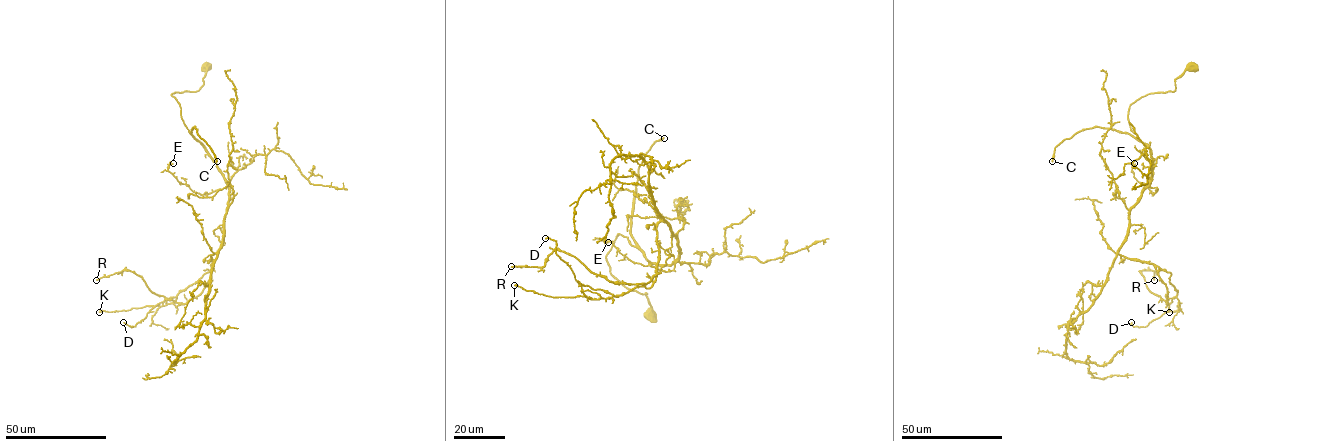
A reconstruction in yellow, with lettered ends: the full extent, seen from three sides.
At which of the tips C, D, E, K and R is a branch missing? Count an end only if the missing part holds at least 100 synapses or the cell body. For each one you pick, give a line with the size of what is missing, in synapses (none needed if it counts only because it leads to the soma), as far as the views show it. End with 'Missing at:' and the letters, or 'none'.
C: 350 synapses
Missing at: C

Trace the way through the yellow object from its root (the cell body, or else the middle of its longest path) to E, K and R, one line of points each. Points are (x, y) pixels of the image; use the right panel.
E: (1192, 66), (1173, 92), (1129, 106), (1130, 128), (1151, 153), (1153, 194), (1134, 178), (1134, 163)
K: (1192, 66), (1128, 114), (1152, 175), (1118, 253), (1171, 274), (1180, 305), (1169, 312)
R: (1192, 66), (1173, 92), (1128, 111), (1152, 175), (1118, 253), (1154, 266), (1166, 304), (1141, 272), (1154, 280)

